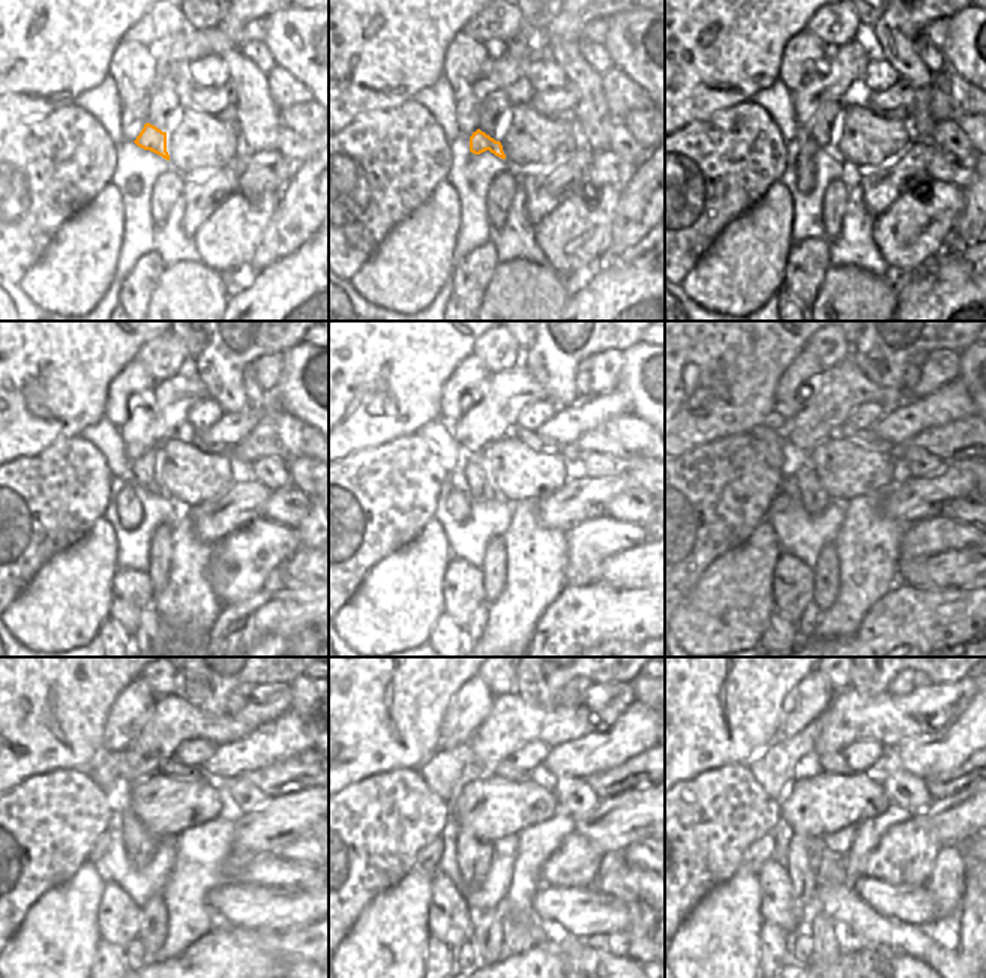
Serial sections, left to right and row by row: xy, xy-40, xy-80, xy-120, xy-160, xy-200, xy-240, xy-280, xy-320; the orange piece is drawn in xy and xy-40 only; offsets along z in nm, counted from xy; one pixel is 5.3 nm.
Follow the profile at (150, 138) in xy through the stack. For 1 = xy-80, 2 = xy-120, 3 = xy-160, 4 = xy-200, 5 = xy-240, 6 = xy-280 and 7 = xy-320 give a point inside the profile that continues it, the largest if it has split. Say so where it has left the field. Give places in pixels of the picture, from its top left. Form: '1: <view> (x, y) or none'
1: xy-80 (805, 165)
2: xy-120 (129, 509)
3: xy-160 (459, 506)
4: xy-200 (781, 503)
5: xy-240 (102, 843)
6: xy-280 (428, 858)
7: xy-320 (763, 849)

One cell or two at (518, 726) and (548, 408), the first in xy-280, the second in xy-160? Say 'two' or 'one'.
two

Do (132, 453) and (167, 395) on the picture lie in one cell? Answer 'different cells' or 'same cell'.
same cell

